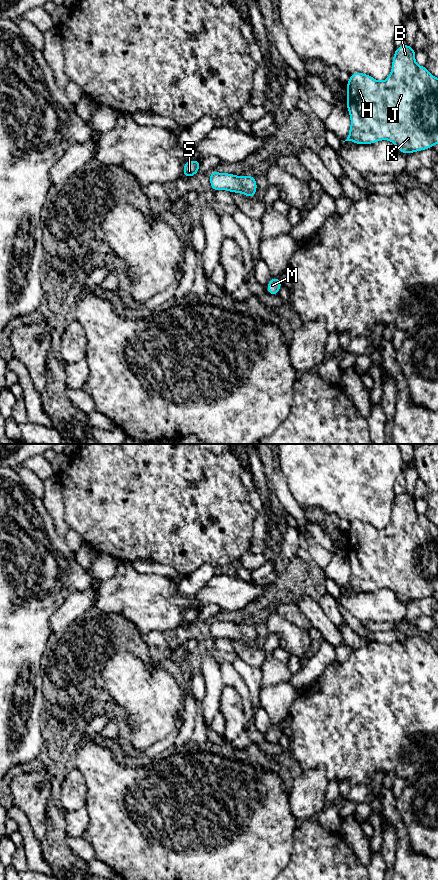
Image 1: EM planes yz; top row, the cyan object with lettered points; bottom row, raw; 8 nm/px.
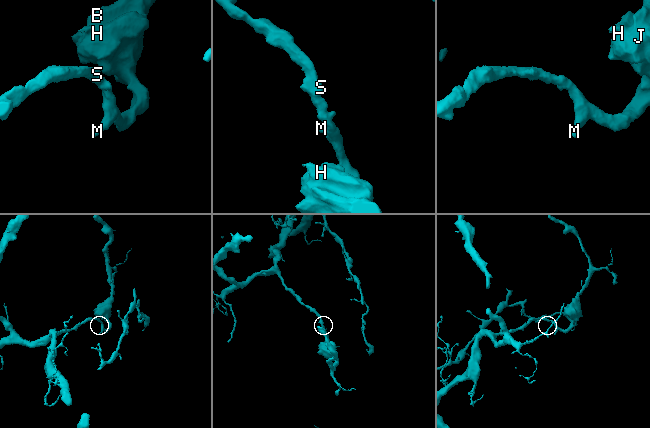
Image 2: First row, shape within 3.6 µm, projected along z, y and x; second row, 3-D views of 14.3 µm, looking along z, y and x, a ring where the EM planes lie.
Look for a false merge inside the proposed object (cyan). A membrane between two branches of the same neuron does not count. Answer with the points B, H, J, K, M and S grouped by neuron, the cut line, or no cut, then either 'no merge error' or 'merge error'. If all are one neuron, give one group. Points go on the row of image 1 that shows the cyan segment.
B H J K M S; no cut; no merge error

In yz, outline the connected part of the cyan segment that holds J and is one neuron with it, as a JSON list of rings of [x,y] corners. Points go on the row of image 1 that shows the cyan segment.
[[[406,43],[396,47],[392,70],[385,81],[377,81],[369,74],[360,72],[350,74],[350,79],[346,84],[348,94],[346,106],[350,114],[351,127],[345,141],[362,145],[389,140],[403,154],[426,150],[438,143],[438,78],[433,76],[426,66],[417,65],[415,53],[416,50]]]

